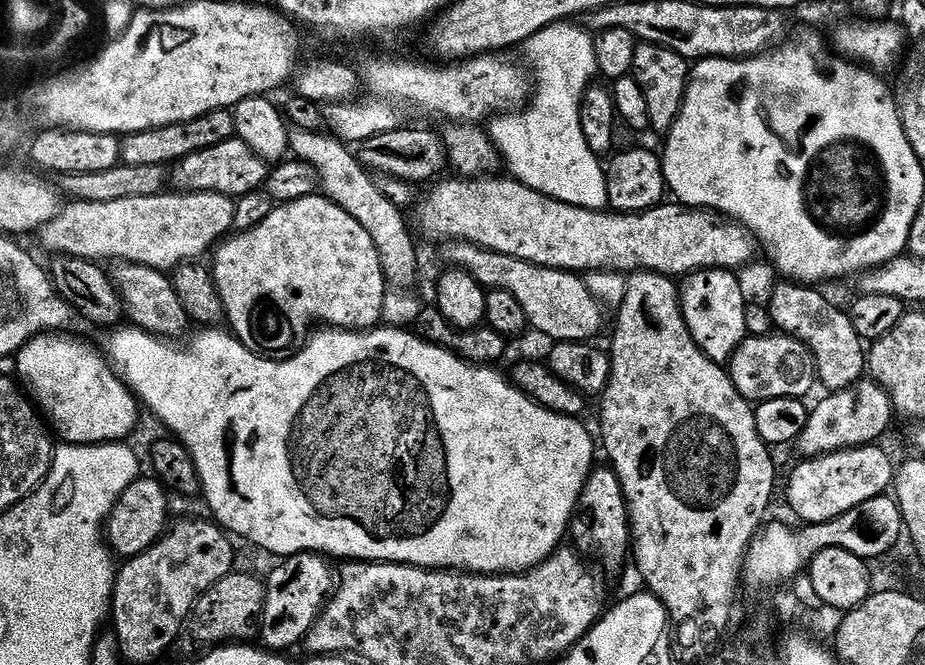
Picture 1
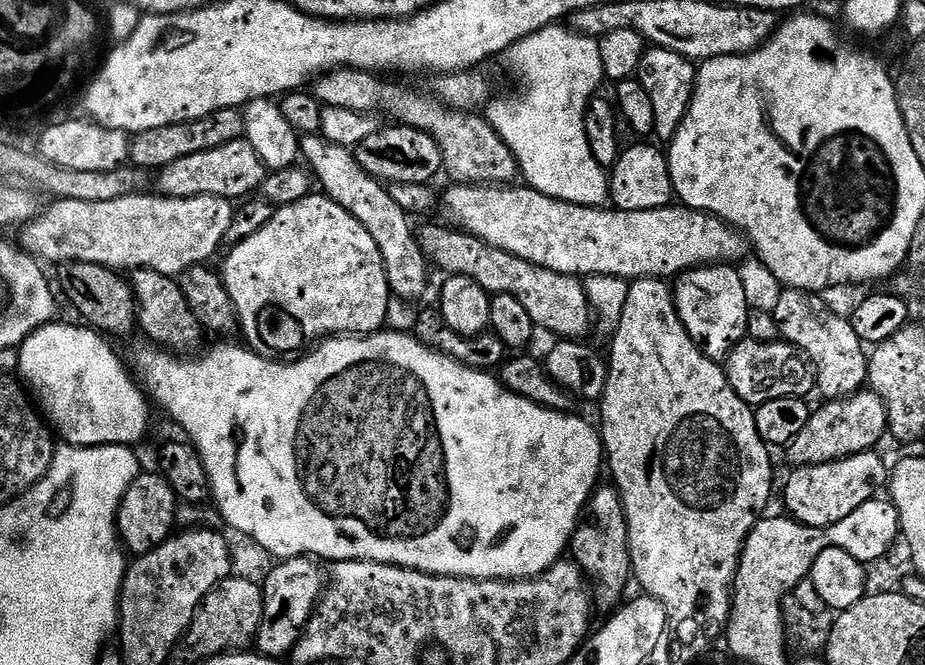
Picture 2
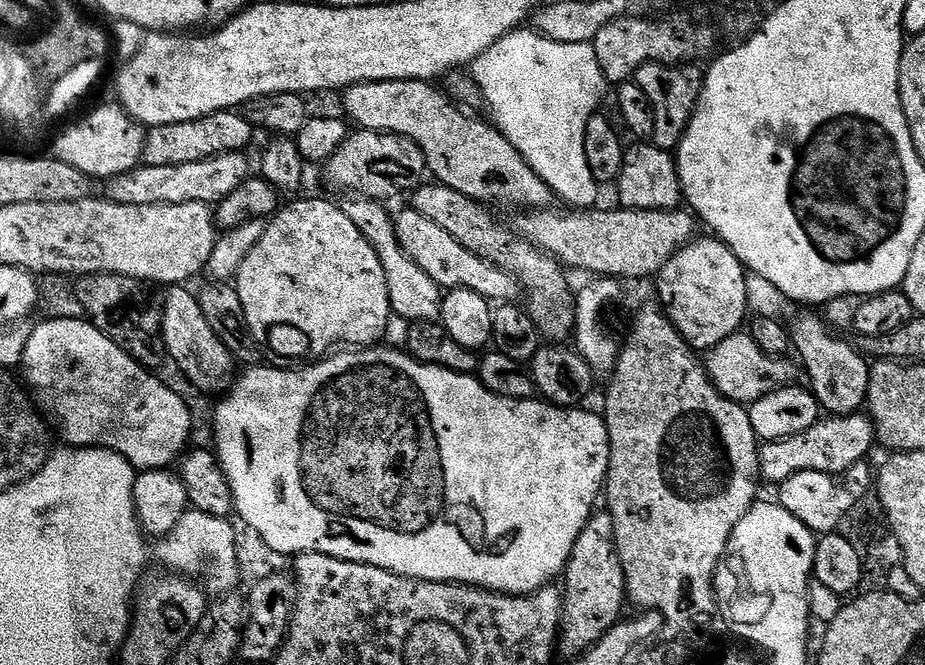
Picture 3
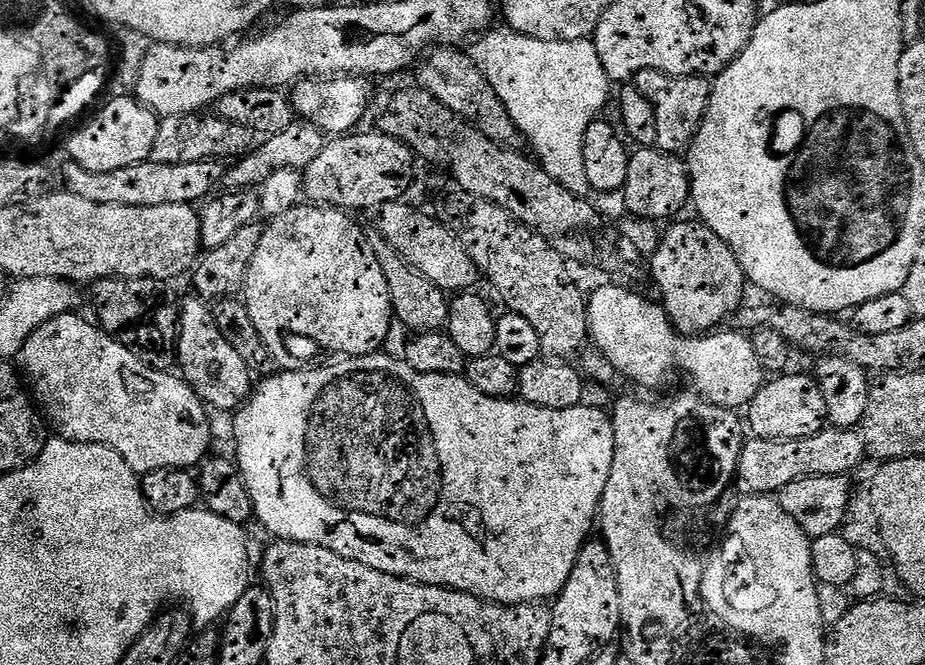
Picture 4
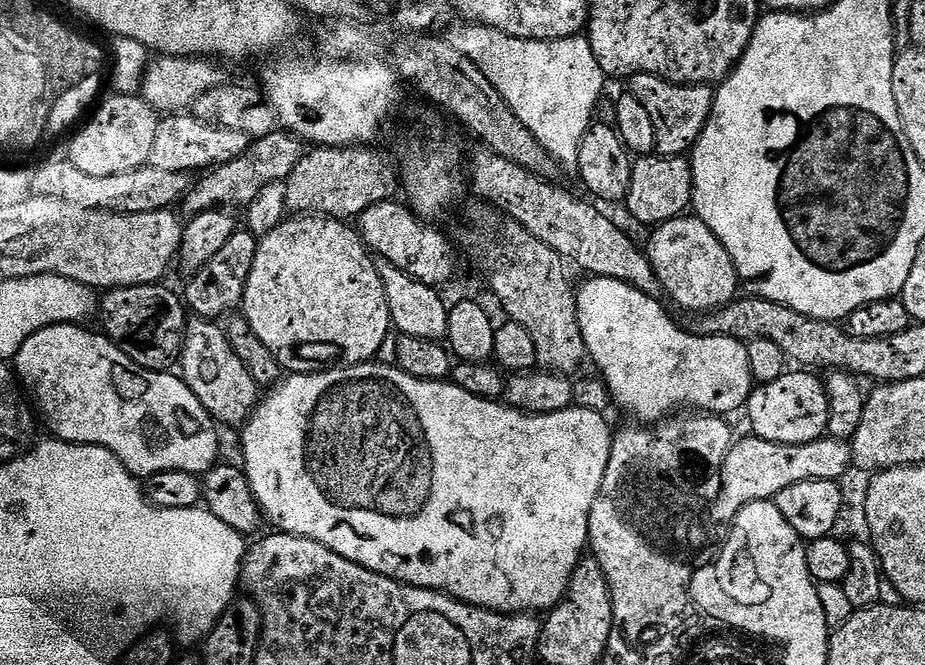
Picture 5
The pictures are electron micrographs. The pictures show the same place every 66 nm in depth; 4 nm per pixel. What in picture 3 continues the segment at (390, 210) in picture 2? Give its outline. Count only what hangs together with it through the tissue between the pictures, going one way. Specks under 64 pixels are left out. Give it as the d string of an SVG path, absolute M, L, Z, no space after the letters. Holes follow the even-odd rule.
M347 197L341 203L344 213L354 222L358 230L362 230L363 236L370 242L379 260L383 264L386 274L387 292L390 294L391 308L395 315L406 318L409 323L433 323L439 321L441 312L441 302L443 293L440 285L436 284L432 278L413 259L401 249L398 242L395 219L388 212L381 201L372 200L368 197Z

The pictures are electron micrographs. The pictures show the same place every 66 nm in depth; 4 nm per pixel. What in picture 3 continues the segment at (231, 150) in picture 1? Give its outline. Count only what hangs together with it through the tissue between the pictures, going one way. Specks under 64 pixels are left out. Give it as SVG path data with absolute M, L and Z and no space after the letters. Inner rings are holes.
M231 152L202 162L182 162L182 166L150 166L144 164L121 176L113 176L107 181L107 199L115 204L134 206L158 206L159 204L185 204L198 202L215 206L244 187L250 178L248 160L244 152Z

